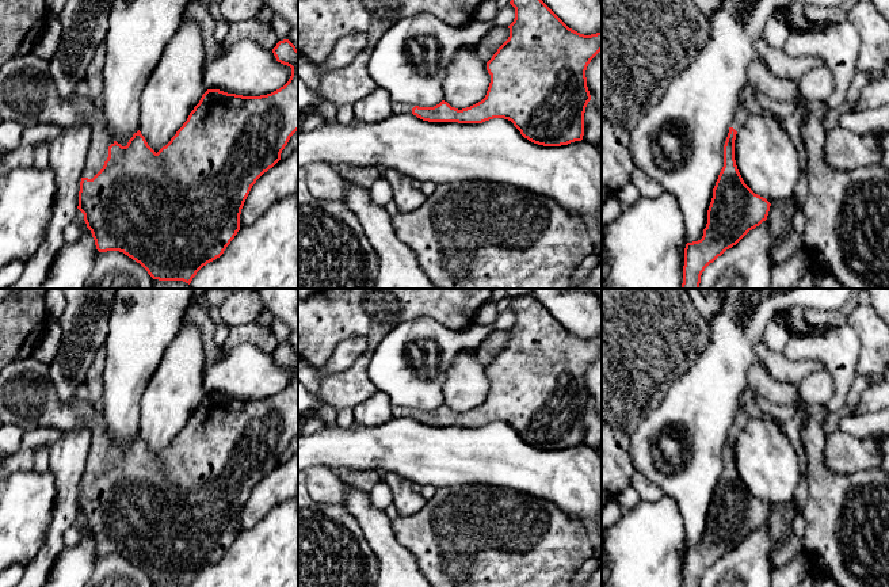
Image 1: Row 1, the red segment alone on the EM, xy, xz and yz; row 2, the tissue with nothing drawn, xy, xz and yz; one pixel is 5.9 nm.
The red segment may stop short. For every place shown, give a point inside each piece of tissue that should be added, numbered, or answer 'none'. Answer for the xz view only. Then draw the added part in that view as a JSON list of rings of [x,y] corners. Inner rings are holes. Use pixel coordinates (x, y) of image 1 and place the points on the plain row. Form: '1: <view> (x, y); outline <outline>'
1: xz (396, 411); outline [[[393,407],[392,408],[392,416],[393,418],[412,418],[413,411],[415,411],[415,408]]]

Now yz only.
1: yz (741, 418); outline [[[740,408],[737,413],[735,415],[735,419],[730,424],[730,431],[733,431],[736,435],[739,435],[745,424],[748,423],[749,415],[752,412],[752,408]]]

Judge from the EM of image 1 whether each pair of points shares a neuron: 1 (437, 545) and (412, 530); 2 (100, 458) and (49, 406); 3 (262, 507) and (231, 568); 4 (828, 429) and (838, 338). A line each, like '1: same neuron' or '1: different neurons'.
1: same neuron
2: same neuron
3: different neurons
4: same neuron

